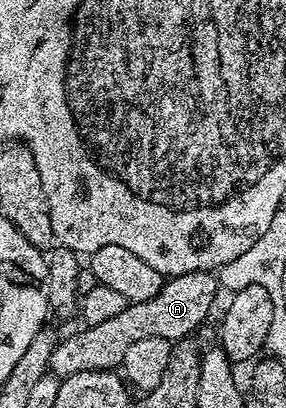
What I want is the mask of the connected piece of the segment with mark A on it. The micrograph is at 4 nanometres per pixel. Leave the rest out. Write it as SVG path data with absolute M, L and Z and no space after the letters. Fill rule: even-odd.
M209 270L168 277L155 298L130 303L118 316L102 322L100 326L81 326L70 336L62 335L51 353L49 372L57 378L84 372L112 372L120 369L123 354L127 354L127 349L142 338L167 338L170 342L176 342L192 337L193 331L208 318L217 300L217 292L218 277Z

